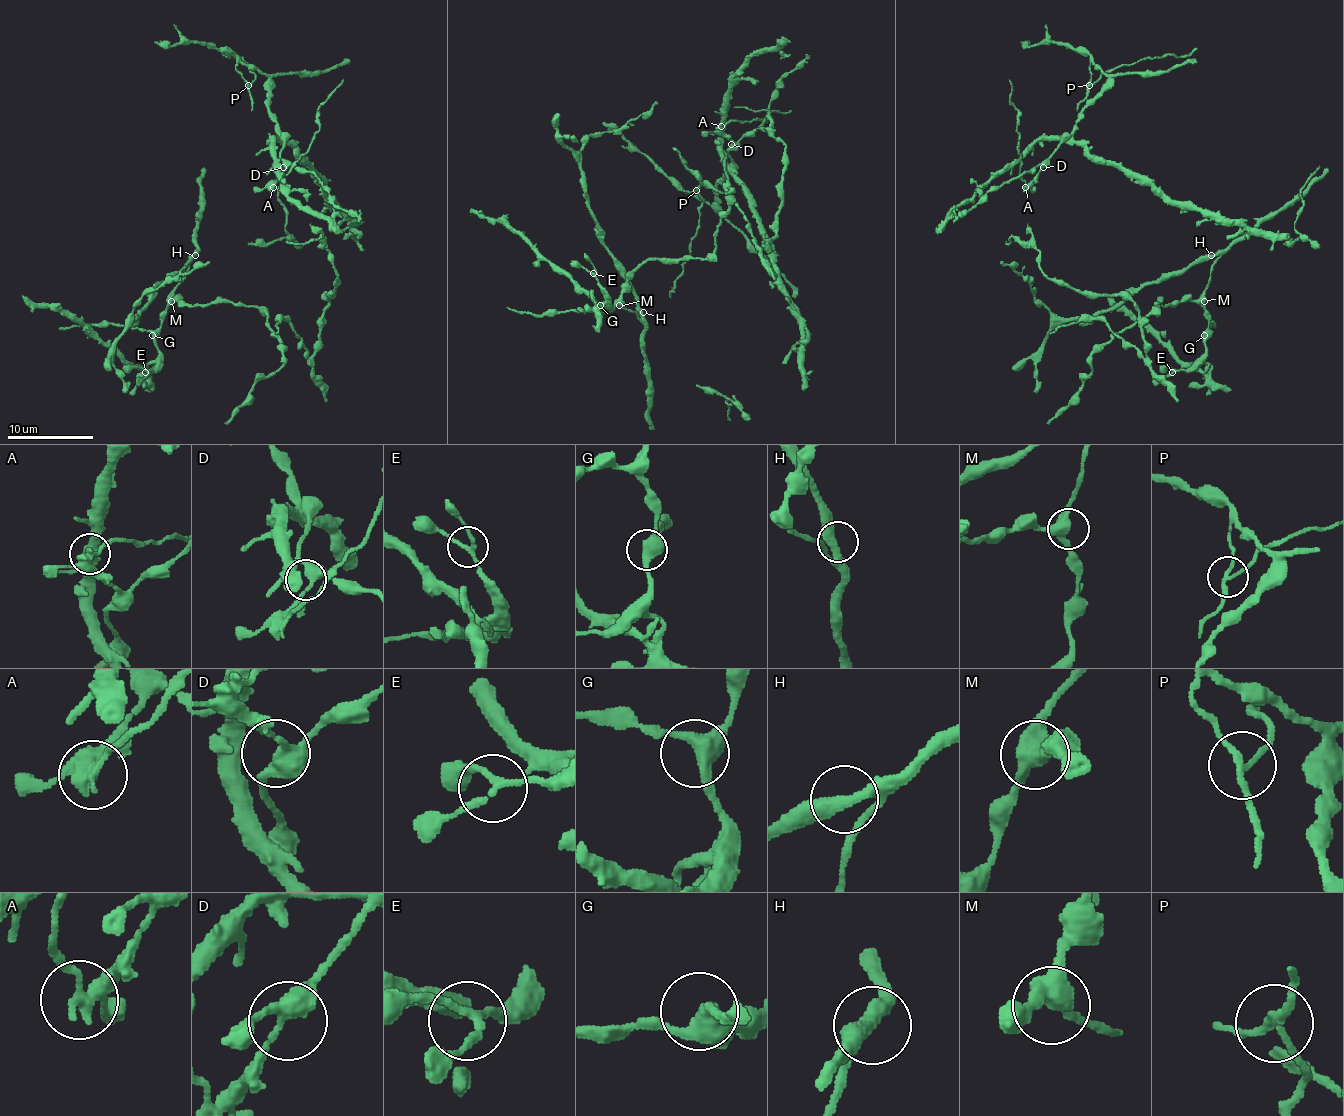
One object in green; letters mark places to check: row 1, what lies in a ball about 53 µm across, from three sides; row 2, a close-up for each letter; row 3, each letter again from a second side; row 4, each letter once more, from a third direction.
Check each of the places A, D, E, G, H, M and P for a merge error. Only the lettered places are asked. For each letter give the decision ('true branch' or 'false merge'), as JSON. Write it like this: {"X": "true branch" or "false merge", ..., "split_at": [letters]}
{"A": "false merge", "D": "true branch", "E": "true branch", "G": "true branch", "H": "true branch", "M": "true branch", "P": "false merge", "split_at": ["A", "P"]}

